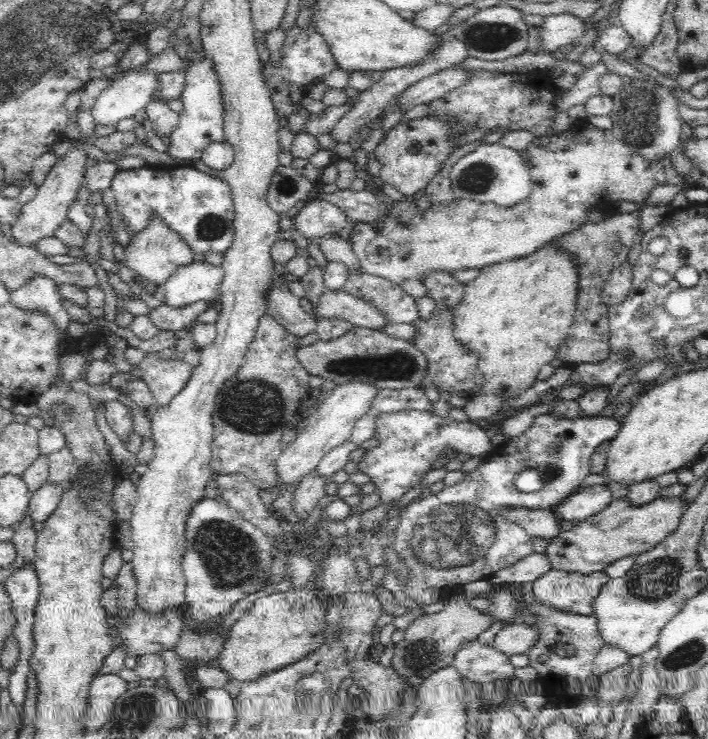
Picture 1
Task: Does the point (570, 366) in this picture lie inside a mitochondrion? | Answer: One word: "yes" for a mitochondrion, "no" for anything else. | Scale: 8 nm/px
no

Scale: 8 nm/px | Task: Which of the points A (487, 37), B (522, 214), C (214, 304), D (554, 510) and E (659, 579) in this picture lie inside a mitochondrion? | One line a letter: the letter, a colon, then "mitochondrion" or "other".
A: mitochondrion
B: other
C: other
D: other
E: mitochondrion

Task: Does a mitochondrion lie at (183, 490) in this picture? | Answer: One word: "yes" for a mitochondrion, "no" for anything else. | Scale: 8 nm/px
yes

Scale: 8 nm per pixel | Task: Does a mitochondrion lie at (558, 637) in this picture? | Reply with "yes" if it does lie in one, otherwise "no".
yes

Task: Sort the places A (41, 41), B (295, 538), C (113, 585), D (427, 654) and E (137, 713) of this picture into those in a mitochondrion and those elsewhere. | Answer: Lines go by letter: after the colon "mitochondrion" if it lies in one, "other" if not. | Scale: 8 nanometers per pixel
A: mitochondrion
B: other
C: other
D: mitochondrion
E: mitochondrion

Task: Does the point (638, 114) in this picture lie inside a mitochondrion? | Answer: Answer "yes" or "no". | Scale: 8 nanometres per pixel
yes

